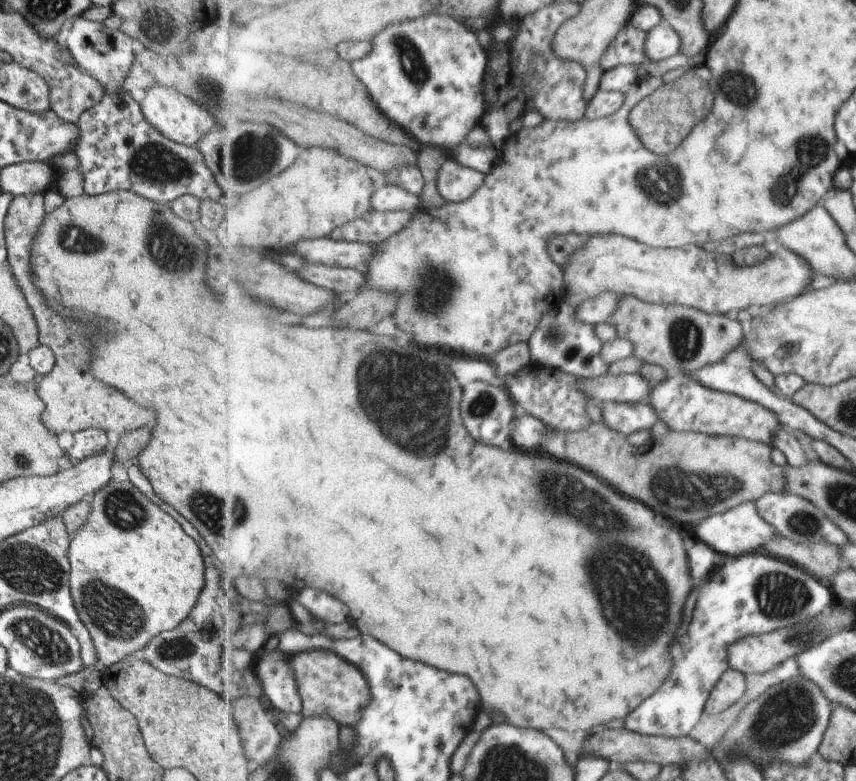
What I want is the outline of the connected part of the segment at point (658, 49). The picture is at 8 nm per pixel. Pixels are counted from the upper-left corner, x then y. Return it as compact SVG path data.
M665 22L653 28L647 33L647 56L657 61L675 56L681 50L679 36L681 34L677 34L677 30Z

